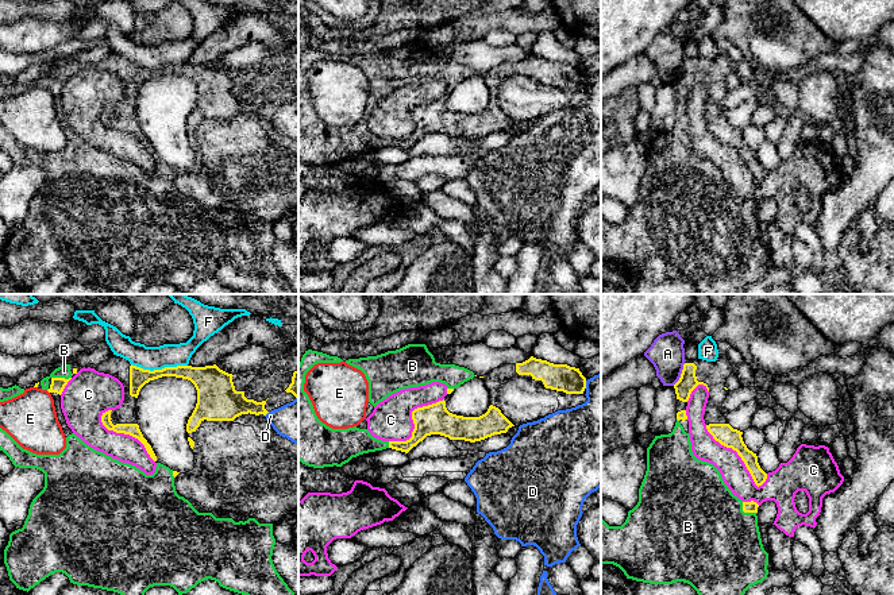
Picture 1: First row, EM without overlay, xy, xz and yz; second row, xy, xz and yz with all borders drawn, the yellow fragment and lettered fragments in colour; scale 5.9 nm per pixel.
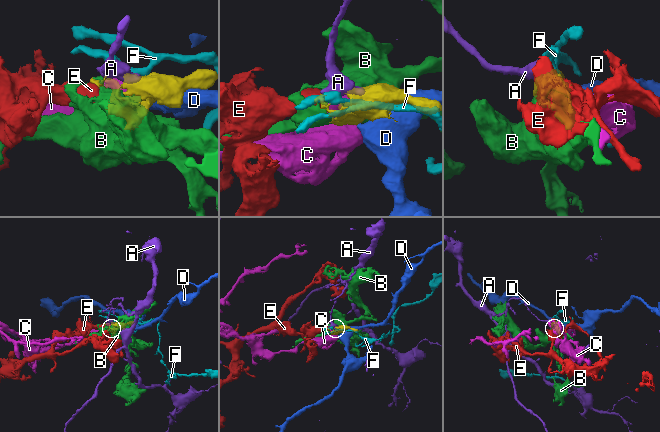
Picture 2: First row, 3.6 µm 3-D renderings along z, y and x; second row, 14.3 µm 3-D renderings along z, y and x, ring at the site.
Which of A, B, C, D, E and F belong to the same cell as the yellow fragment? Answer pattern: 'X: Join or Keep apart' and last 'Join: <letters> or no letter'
A: Keep apart
B: Join
C: Keep apart
D: Keep apart
E: Keep apart
F: Keep apart
Join: B

